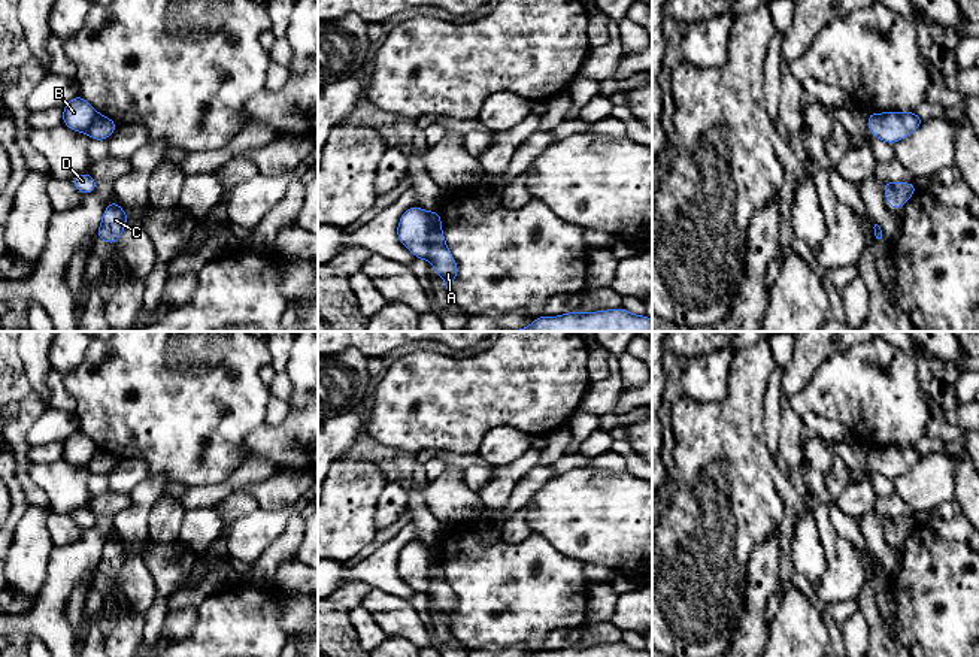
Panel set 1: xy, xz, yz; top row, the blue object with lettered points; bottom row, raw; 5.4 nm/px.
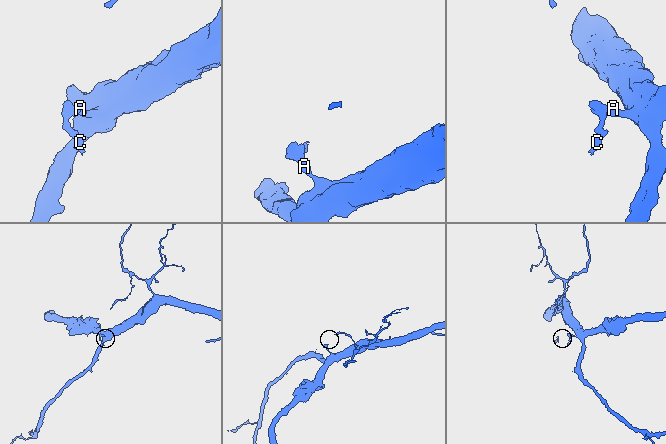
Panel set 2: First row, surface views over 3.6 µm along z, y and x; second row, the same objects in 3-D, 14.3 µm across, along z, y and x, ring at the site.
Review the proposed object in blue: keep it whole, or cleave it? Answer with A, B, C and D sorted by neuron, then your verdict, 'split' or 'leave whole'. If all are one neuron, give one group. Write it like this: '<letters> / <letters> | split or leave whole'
A / B C D | split

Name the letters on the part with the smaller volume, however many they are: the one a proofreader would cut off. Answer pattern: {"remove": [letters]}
{"remove": ["B", "C", "D"]}

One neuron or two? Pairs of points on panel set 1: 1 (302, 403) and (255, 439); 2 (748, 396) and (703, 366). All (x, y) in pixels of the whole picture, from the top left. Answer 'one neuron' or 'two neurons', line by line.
1: one neuron
2: two neurons

